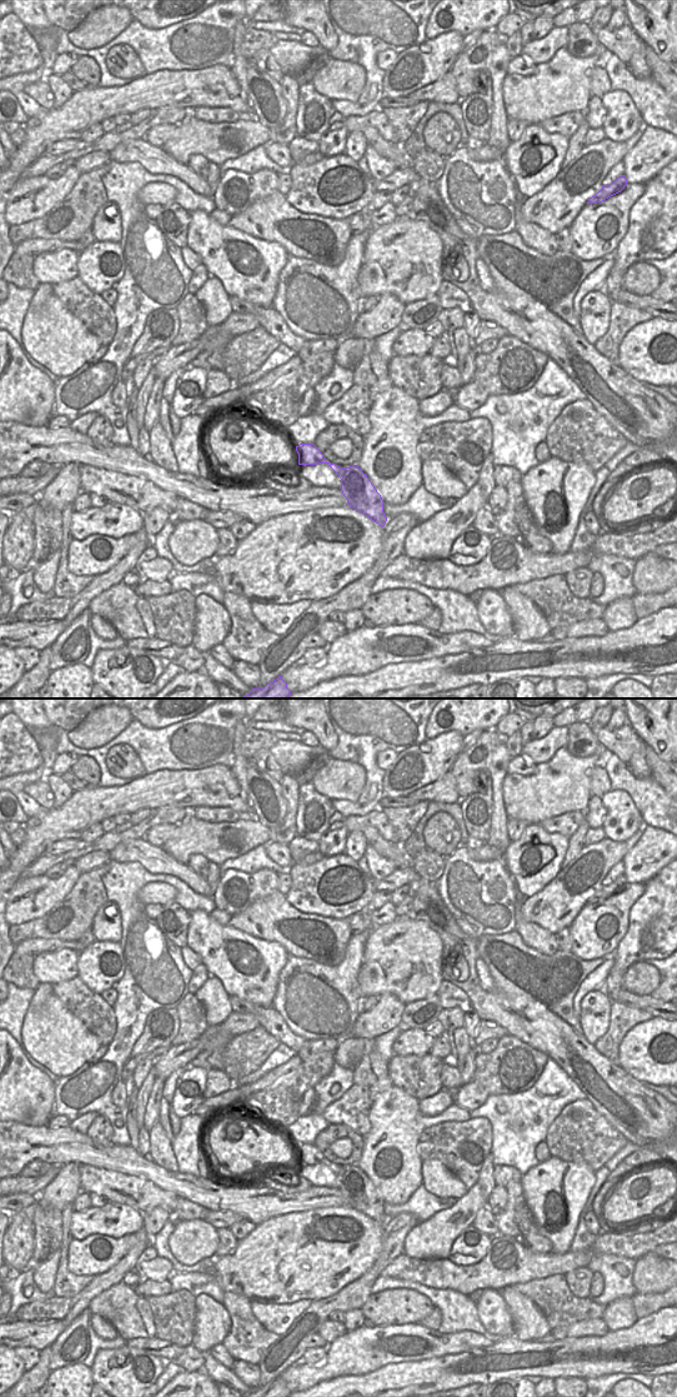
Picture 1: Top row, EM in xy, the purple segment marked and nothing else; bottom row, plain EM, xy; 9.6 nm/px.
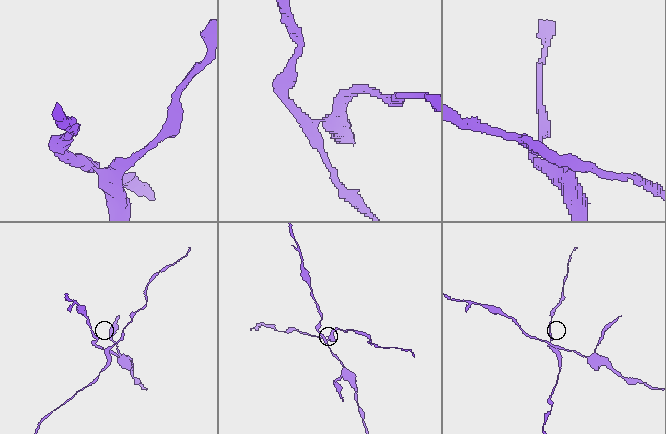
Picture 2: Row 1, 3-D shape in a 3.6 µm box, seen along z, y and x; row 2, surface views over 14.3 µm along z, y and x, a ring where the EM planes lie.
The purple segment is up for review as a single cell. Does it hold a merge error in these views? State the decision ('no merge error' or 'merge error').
merge error

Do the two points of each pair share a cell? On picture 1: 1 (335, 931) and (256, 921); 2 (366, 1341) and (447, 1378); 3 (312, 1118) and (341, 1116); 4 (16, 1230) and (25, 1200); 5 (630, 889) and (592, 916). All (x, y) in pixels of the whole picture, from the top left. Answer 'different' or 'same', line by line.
1: same
2: different
3: different
4: different
5: same

